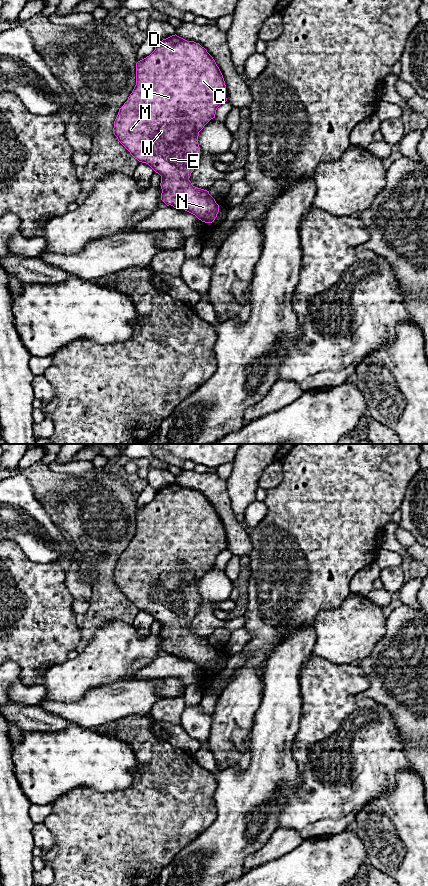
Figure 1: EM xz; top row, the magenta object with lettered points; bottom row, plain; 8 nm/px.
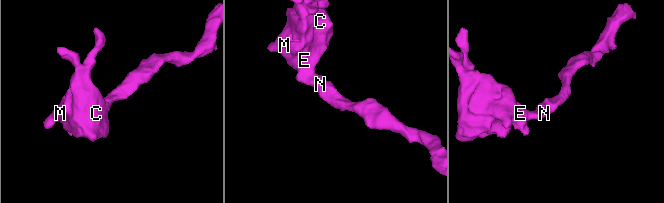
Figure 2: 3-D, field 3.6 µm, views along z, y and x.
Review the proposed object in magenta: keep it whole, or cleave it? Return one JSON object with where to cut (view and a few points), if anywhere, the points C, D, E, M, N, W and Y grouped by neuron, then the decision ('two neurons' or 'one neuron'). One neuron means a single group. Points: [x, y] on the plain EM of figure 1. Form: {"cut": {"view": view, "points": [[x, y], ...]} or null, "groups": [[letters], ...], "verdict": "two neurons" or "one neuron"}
{"cut": null, "groups": [["C", "D", "E", "M", "N", "W", "Y"]], "verdict": "one neuron"}

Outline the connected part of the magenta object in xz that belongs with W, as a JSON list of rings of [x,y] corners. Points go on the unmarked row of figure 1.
[[[175,482],[166,487],[163,487],[162,489],[159,489],[155,495],[155,498],[149,504],[136,511],[136,533],[132,541],[128,545],[128,548],[119,557],[118,563],[114,569],[113,581],[117,585],[118,589],[130,600],[130,602],[135,607],[137,607],[139,610],[148,612],[156,621],[161,624],[161,648],[167,654],[171,653],[174,656],[184,657],[185,659],[195,663],[199,668],[205,671],[214,670],[219,660],[219,653],[209,642],[209,639],[193,634],[189,626],[200,607],[200,595],[198,592],[199,580],[211,567],[215,566],[217,556],[226,549],[227,546],[225,529],[213,505],[199,491],[196,491],[194,489],[187,489]]]

